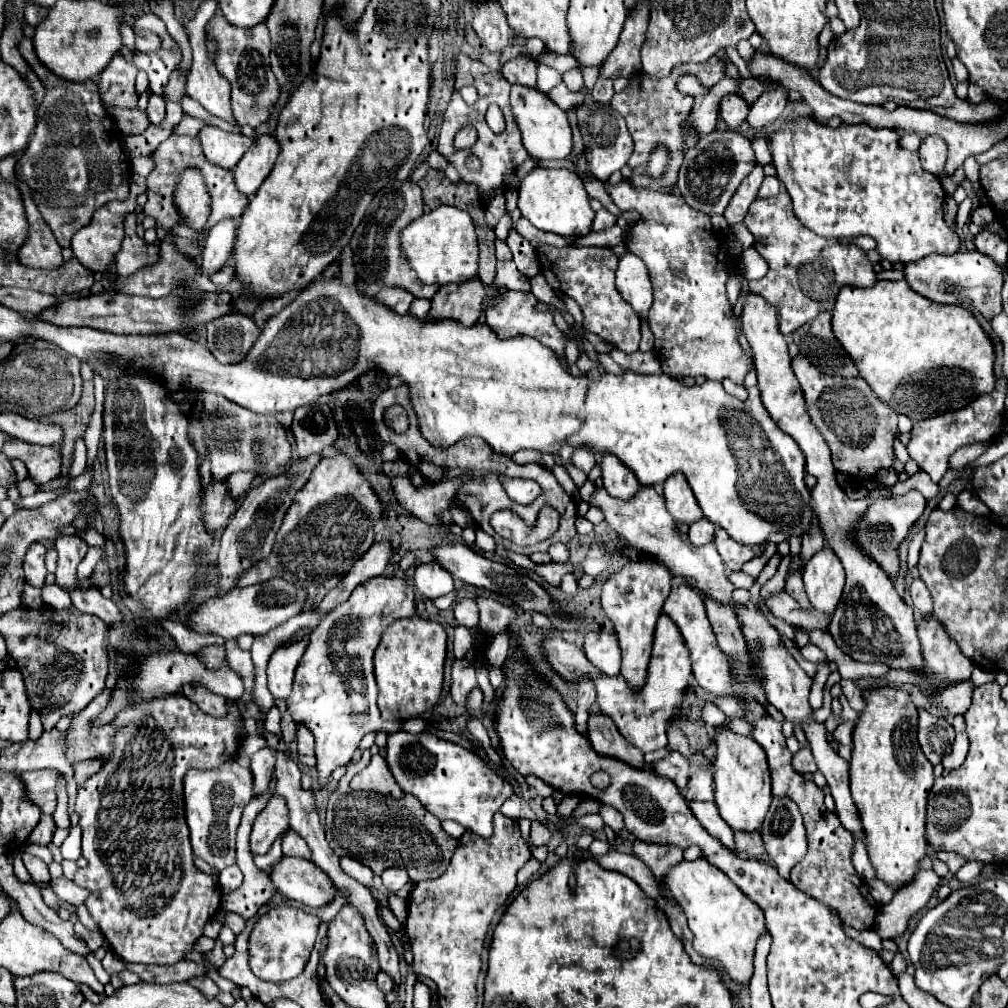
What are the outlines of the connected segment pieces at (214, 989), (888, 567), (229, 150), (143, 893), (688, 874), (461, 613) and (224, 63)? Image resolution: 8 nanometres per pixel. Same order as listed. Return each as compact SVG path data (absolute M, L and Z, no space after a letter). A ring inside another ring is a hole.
M198 976L198 978L192 978L190 980L202 994L206 994L206 996L214 996L214 994L218 994L220 990L218 990L218 986L210 980L210 978L204 978L204 976Z
M912 490L900 498L878 498L870 508L868 512L864 514L864 520L862 520L862 526L858 528L858 540L860 540L860 546L870 552L874 556L874 560L886 570L886 574L890 574L892 578L898 574L898 554L896 554L896 548L898 544L906 538L906 534L910 532L912 524L922 516L926 508L926 498L918 492L918 490Z
M204 126L198 134L198 140L204 150L204 156L210 162L228 170L232 170L244 156L244 152L254 144L252 138L244 134L230 134L214 126Z
M102 688L102 692L70 722L70 728L66 732L66 760L74 766L76 762L82 760L104 760L102 768L98 770L98 774L90 776L82 786L78 786L78 796L76 796L76 812L80 816L80 828L82 828L82 854L86 858L86 868L80 868L74 876L74 882L86 890L92 892L90 898L86 898L84 906L88 908L90 916L94 918L94 922L98 924L98 928L102 930L104 938L108 940L110 948L114 950L114 954L118 958L122 958L124 962L154 962L160 966L168 966L174 962L180 962L188 952L192 952L194 942L202 936L204 924L208 920L212 920L216 916L216 912L220 910L220 902L222 902L222 892L218 888L218 884L204 872L200 872L192 858L192 846L190 846L190 832L188 832L188 824L186 824L186 812L184 812L184 776L188 770L196 768L196 770L208 770L208 768L218 768L222 764L226 764L228 760L236 758L238 754L238 746L240 746L240 728L242 724L242 716L240 710L236 708L234 700L228 700L228 714L226 718L214 718L204 714L192 700L188 700L184 694L168 694L162 698L152 698L152 700L144 700L138 702L136 706L124 708L122 712L118 712L114 716L114 722L104 724L104 726L92 726L92 720L102 712L102 708L106 708L106 704L110 702L112 694L116 688Z
M706 858L680 862L666 874L670 894L682 906L694 934L694 950L716 970L726 972L738 986L748 986L754 972L754 952L758 938L766 932L766 920L758 906Z
M462 598L462 600L458 600L454 604L452 612L454 612L454 618L456 618L458 624L468 626L468 628L476 628L478 626L478 606L476 606L476 600Z
M216 14L208 26L206 34L214 38L216 50L214 50L214 60L218 64L218 70L230 80L232 84L232 114L234 122L240 126L252 126L258 128L268 120L272 114L276 100L280 96L280 84L270 72L270 34L266 24L258 24L254 28L234 28L228 26L222 14Z

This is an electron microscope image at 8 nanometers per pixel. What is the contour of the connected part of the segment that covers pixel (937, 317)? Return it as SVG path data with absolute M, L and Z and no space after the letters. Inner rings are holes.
M878 280L872 288L840 288L832 310L832 332L842 348L850 354L860 376L868 382L876 396L898 414L904 414L912 420L924 420L940 416L948 410L958 410L976 400L976 396L992 392L996 384L996 354L990 338L980 328L972 312L962 306L942 306L930 302L914 292L906 280Z

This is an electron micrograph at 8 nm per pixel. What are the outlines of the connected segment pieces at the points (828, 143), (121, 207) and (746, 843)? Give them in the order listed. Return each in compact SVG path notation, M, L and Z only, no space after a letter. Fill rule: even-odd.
M802 116L802 118L796 118L792 122L786 122L778 132L774 132L770 138L770 152L772 152L772 164L778 172L778 178L780 182L784 184L786 192L790 194L792 202L794 202L794 212L798 216L798 220L810 228L812 232L816 232L818 236L826 236L826 238L838 238L838 240L850 240L850 238L856 238L856 236L862 236L862 234L870 234L872 238L876 238L878 242L878 252L882 254L884 260L890 260L890 262L912 262L912 260L920 260L920 256L928 256L928 254L956 254L960 250L960 238L954 230L950 230L942 218L942 204L944 204L944 198L946 198L946 192L938 180L938 176L934 174L928 174L922 170L920 166L920 158L916 152L908 152L904 148L900 148L898 140L898 132L896 130L890 130L890 128L870 128L868 124L840 124L838 128L830 128L826 124L820 124L814 120L814 116Z
M134 174L132 180L130 180L130 198L124 200L124 202L112 200L110 204L104 204L102 208L98 208L98 210L94 212L90 224L84 226L84 228L80 228L80 232L76 232L76 234L72 236L70 248L72 248L74 256L76 256L86 268L90 268L90 270L94 270L94 272L102 272L102 274L108 272L108 266L110 266L110 262L114 260L114 254L118 252L118 248L120 248L120 244L122 244L122 236L124 236L122 214L124 214L124 212L130 212L130 210L136 210L136 206L138 206L136 200L138 200L138 196L144 194L144 192L146 192L146 178Z
M736 830L734 832L734 844L740 852L744 852L746 856L750 858L760 858L766 850L762 848L762 838L760 838L760 832L742 832L742 830Z

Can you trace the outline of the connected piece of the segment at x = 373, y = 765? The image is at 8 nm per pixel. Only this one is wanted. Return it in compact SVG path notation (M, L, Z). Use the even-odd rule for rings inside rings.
M380 754L372 756L370 764L352 778L350 786L354 790L368 790L368 792L392 796L396 800L400 800L404 796L394 780L394 776L390 776L390 770L386 768L386 760Z

